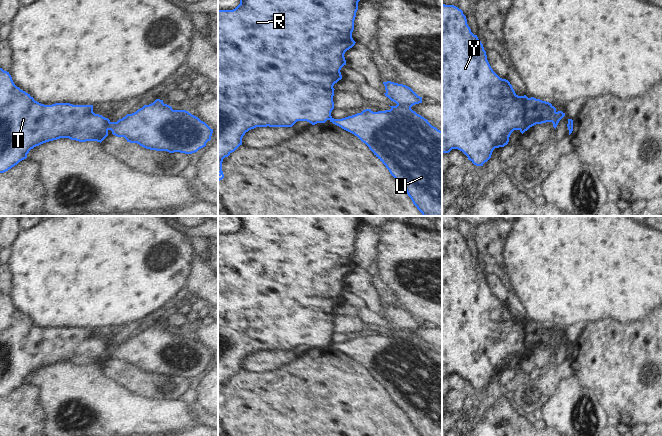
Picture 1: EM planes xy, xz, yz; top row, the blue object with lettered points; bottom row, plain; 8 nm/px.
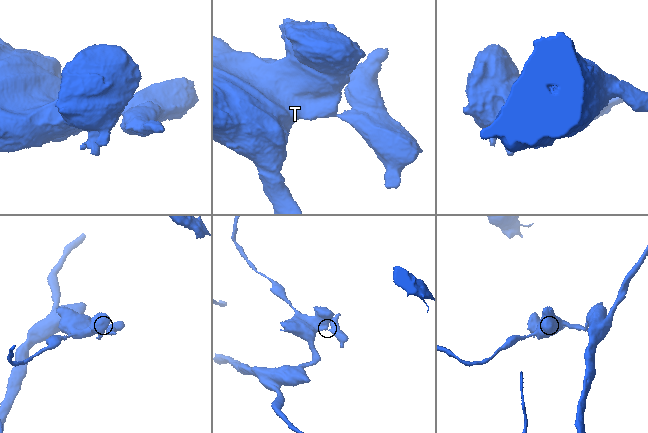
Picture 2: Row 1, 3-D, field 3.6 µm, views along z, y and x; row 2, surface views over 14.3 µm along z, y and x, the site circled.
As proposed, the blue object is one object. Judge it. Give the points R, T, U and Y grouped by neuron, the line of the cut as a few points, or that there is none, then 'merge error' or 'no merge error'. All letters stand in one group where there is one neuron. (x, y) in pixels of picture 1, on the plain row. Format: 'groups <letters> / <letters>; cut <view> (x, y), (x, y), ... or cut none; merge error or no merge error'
groups R T Y / U; cut xy (108, 343), (107, 353); merge error

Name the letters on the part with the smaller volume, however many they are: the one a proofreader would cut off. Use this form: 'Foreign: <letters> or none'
Foreign: U

